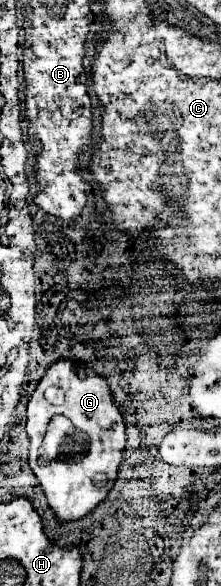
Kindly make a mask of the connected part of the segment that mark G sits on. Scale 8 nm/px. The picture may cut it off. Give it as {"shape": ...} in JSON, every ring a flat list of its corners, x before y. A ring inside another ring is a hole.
{"shape":[[70,359,54,363,38,383,32,399,28,401,26,431,30,437,28,463,34,475,38,477,40,487,56,519,60,523,68,523,92,513,114,487,118,467,122,461,122,451,126,445,124,421,112,401,106,379,96,373,90,373,88,367,80,367],[80,371,88,371,88,373,80,373],[56,415,68,417,78,431,88,435,88,443,82,443,80,451,44,453,42,443,48,431,48,423],[82,451,84,451,84,461,82,465,76,465,82,459,80,455]]}

